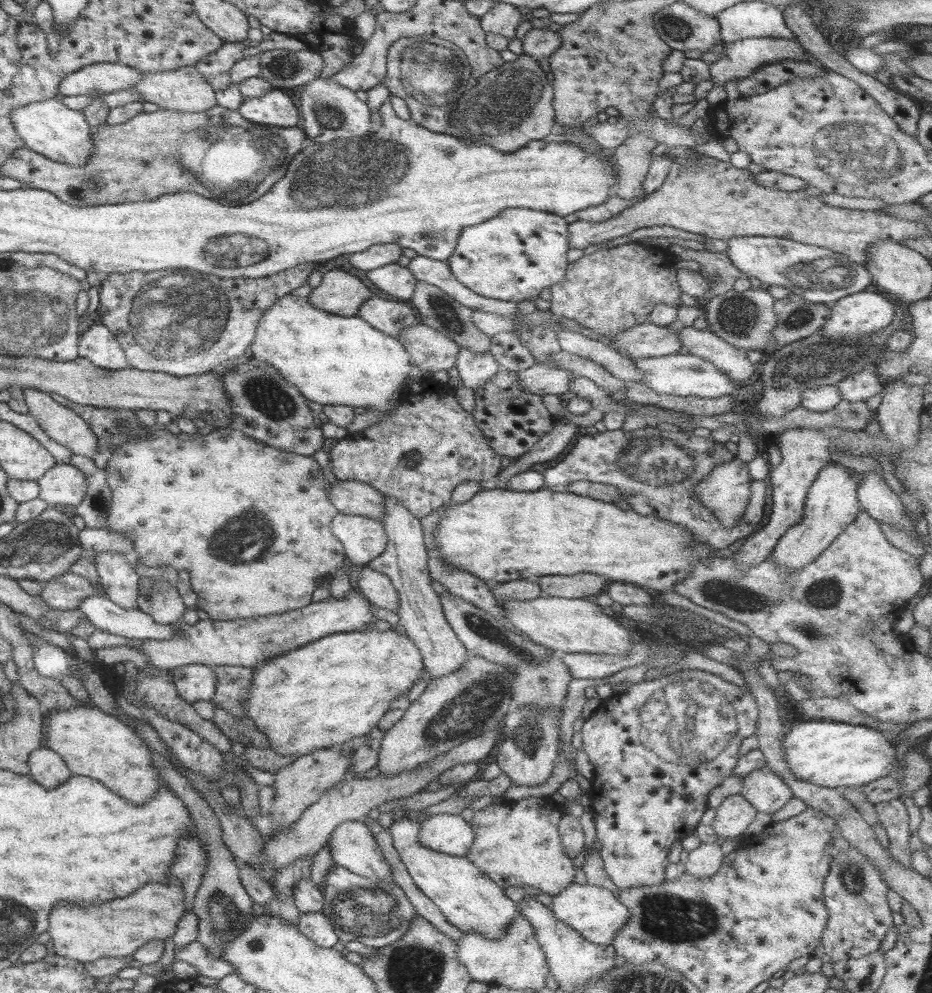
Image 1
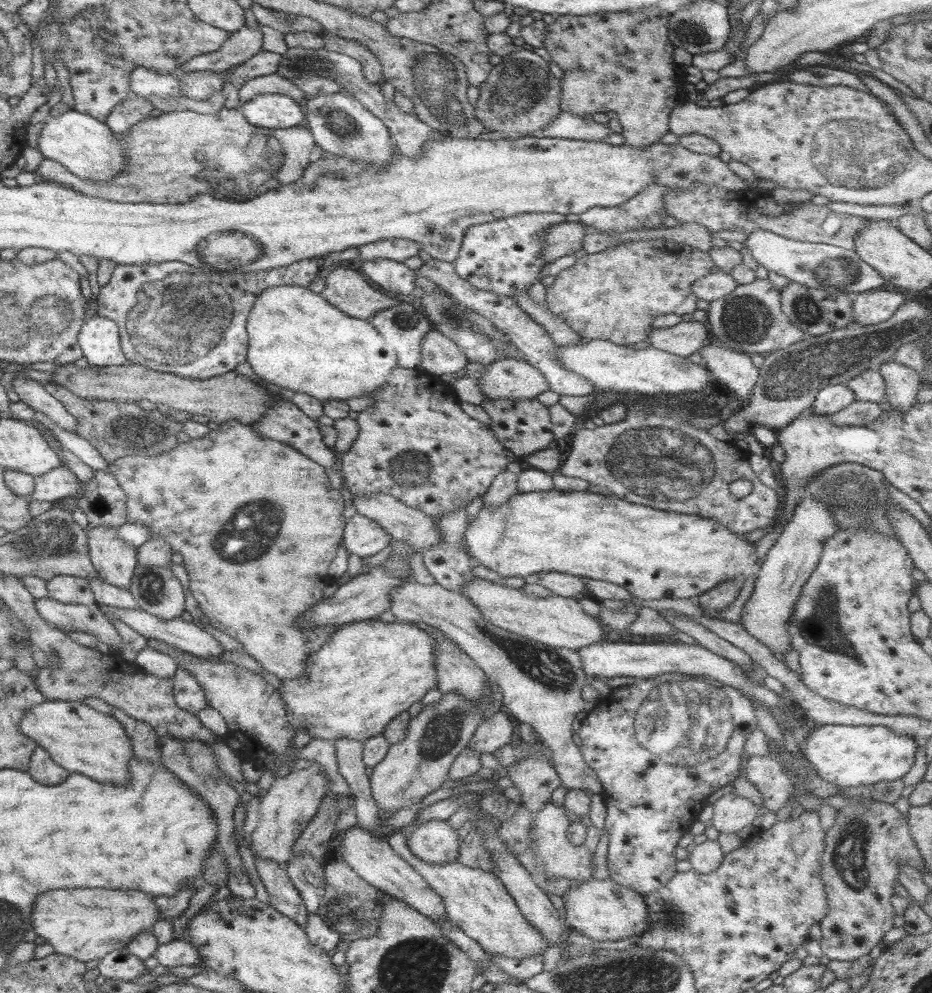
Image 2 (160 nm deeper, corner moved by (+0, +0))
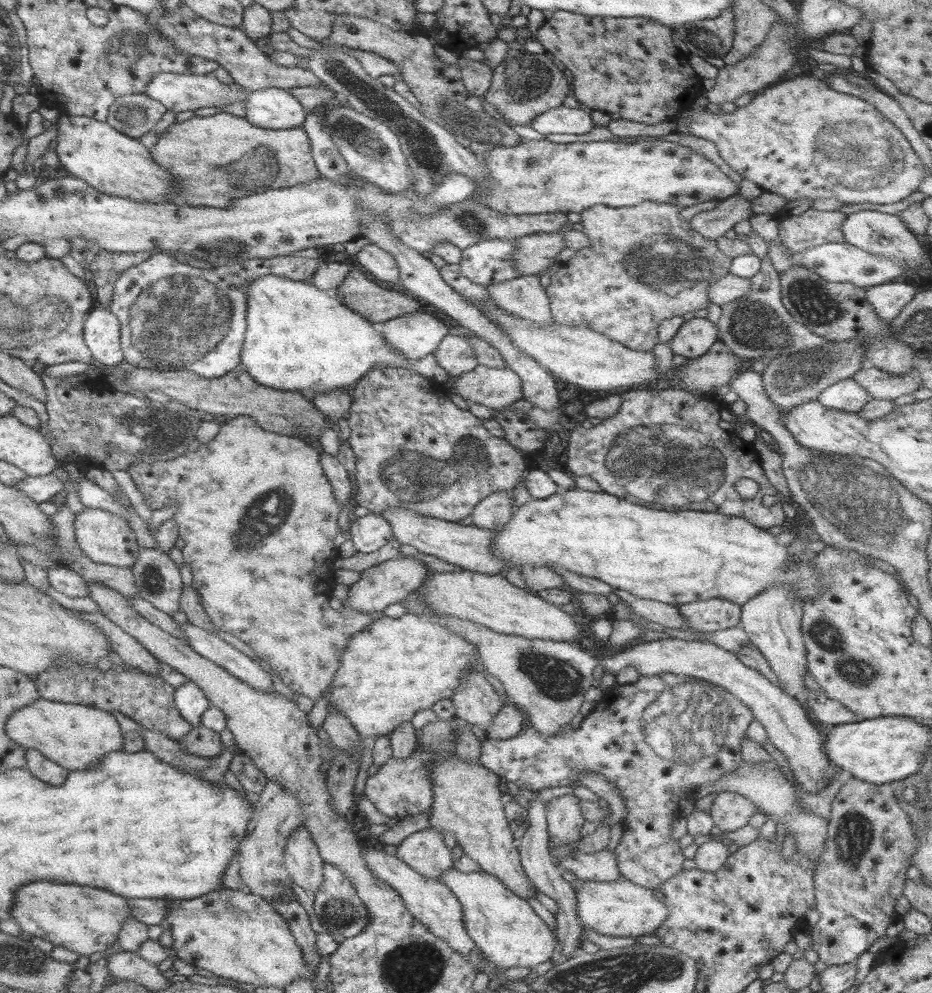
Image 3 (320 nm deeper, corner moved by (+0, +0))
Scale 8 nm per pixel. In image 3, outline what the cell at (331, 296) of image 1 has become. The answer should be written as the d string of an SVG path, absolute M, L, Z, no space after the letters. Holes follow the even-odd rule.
M354 268L337 288L336 298L376 326L397 316L424 310L418 299L410 293L382 288Z

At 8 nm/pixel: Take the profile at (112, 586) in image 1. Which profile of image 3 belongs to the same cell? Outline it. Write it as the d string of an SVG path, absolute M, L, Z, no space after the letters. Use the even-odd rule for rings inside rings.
M86 507L75 514L75 517L74 533L76 533L76 541L78 541L78 546L82 549L82 552L90 560L95 563L129 569L136 562L140 546L137 543L135 533L123 517L102 509Z

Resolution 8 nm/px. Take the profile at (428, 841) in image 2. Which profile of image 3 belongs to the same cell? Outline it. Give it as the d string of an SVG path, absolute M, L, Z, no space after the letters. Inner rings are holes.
M431 827L409 834L397 845L395 855L422 876L434 879L440 879L448 869L454 867L455 863L452 861L452 851L444 844L443 833Z

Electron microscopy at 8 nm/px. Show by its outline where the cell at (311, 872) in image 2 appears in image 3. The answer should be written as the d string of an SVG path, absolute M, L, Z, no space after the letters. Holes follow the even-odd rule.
M304 825L289 834L284 856L284 866L290 878L306 892L315 893L323 881L324 861Z

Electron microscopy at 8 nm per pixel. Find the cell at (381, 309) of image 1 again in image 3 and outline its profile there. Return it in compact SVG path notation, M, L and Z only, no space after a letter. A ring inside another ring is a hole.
M426 310L397 316L380 324L378 327L384 338L388 339L398 352L405 354L406 360L409 361L408 364L432 354L438 348L442 339L448 334L446 325L434 315L426 313Z

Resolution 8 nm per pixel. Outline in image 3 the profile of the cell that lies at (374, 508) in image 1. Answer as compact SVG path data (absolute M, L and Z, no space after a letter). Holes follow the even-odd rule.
M404 508L386 509L381 515L392 528L393 543L414 546L419 552L431 554L450 564L457 564L467 571L498 575L505 567L505 562L491 551L492 541L496 537L494 530L482 529L473 525L461 526L459 523L422 516Z

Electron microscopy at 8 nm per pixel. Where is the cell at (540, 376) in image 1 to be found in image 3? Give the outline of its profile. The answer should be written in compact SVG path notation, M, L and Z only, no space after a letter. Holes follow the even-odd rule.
M477 365L475 370L464 372L454 384L454 391L466 401L477 402L493 409L510 407L512 403L523 398L522 381L510 367L491 368Z

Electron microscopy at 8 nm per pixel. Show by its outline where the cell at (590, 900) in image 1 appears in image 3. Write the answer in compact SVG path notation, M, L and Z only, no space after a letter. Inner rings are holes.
M620 878L612 882L584 881L577 891L577 912L582 926L604 936L639 937L653 935L668 918L669 910L653 889Z

